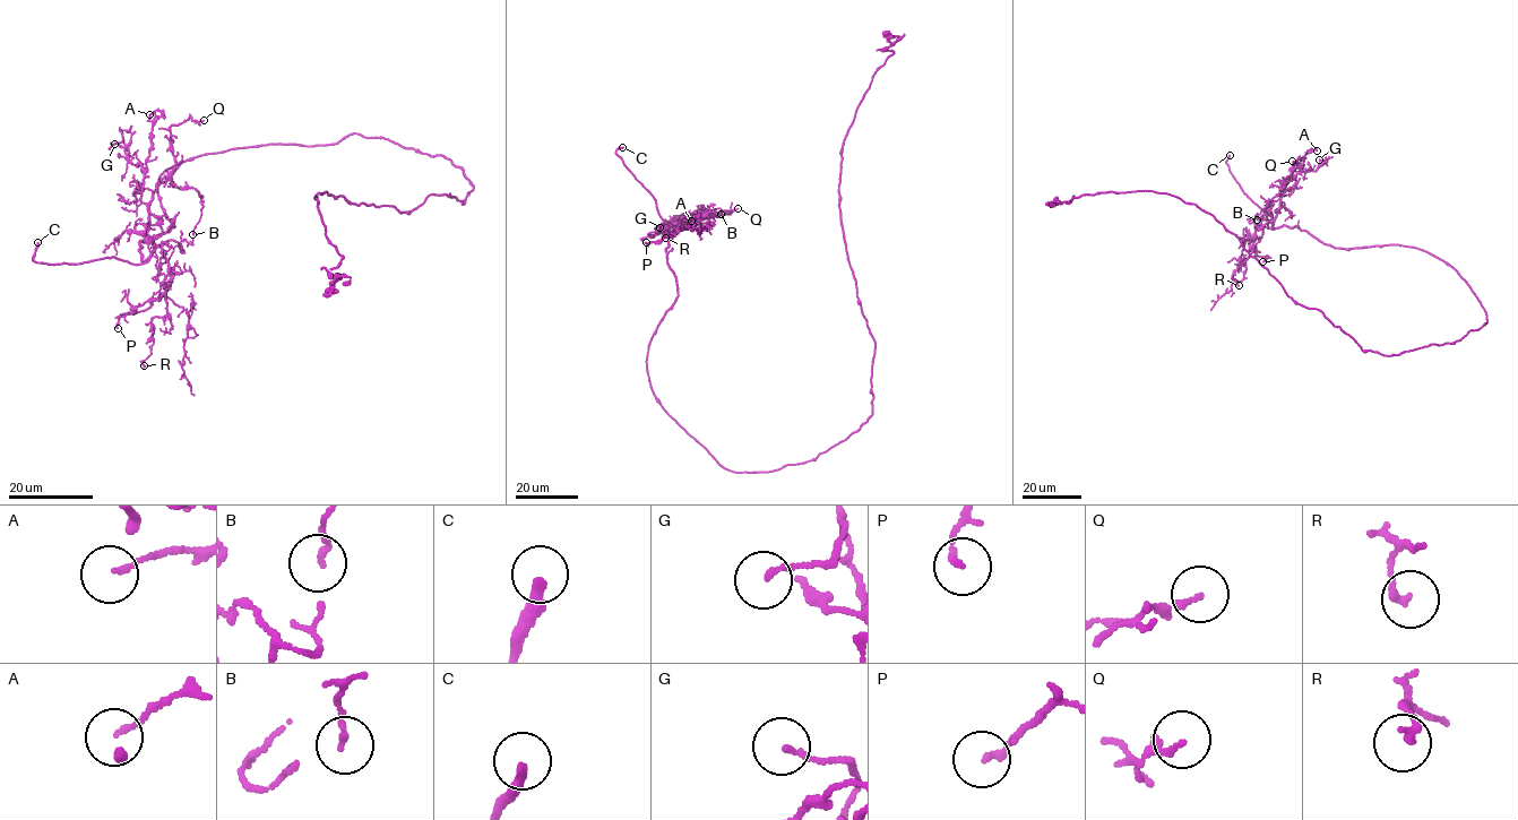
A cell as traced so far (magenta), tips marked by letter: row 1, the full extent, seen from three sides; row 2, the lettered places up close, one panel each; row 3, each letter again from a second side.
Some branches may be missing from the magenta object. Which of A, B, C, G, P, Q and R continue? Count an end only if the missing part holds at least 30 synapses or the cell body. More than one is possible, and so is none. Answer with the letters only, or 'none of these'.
C

